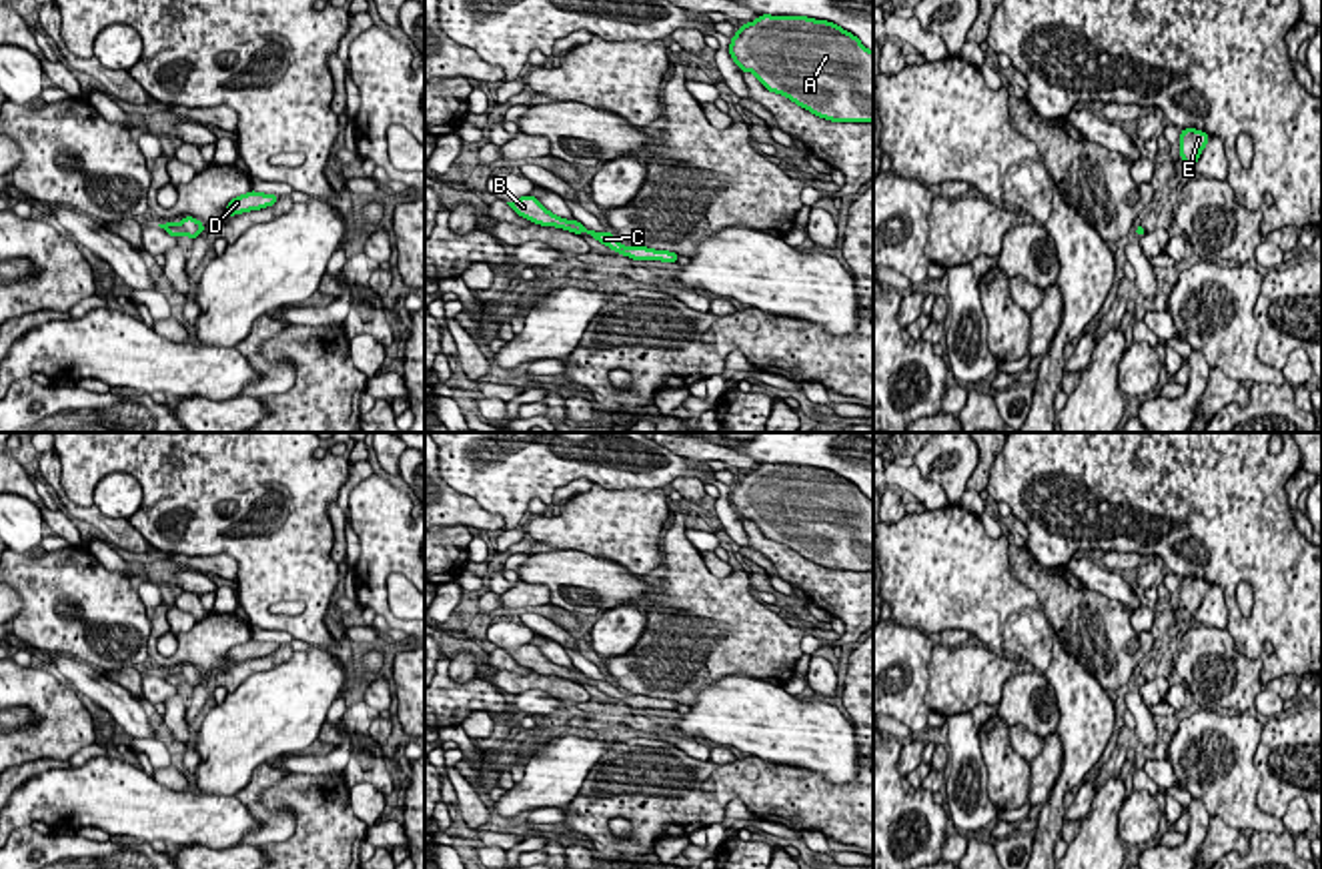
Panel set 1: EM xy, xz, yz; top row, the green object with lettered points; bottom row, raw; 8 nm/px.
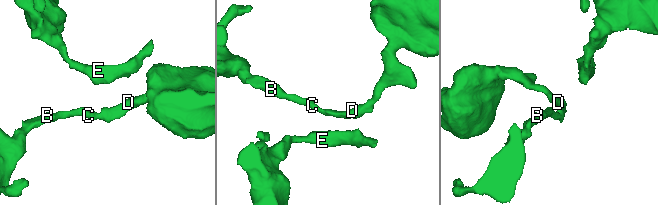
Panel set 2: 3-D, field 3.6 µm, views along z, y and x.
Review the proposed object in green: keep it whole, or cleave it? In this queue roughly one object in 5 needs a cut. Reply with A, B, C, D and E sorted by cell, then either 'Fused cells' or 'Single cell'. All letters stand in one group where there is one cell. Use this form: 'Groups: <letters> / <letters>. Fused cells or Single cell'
Groups: A B C D E. Single cell

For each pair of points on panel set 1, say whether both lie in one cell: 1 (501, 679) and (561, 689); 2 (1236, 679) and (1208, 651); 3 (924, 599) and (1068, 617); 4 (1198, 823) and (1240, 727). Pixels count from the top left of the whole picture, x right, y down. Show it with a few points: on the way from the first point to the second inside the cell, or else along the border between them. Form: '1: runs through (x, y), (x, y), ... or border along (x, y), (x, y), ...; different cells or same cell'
1: runs through (515, 681), (547, 683); same cell
2: runs through (1230, 673), (1214, 657); same cell
3: border along (1016, 579), (1034, 593), (1058, 641), (1072, 655); different cells
4: border along (1192, 797), (1210, 815); different cells

